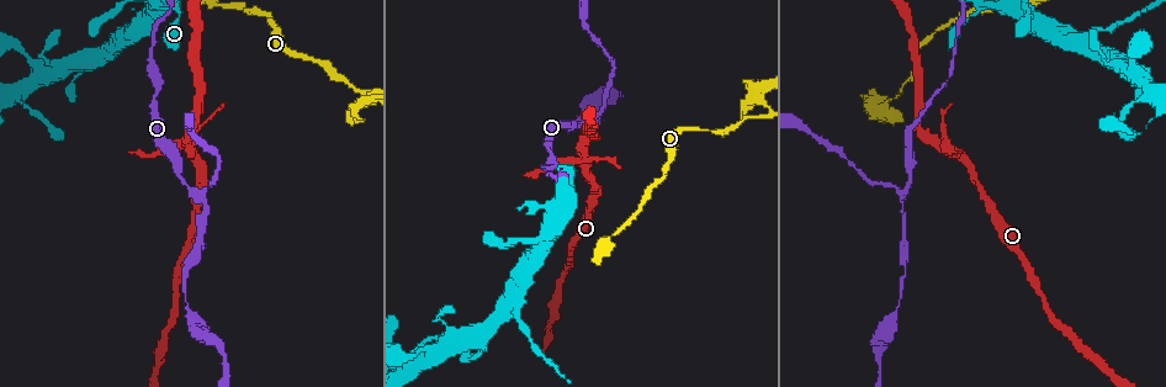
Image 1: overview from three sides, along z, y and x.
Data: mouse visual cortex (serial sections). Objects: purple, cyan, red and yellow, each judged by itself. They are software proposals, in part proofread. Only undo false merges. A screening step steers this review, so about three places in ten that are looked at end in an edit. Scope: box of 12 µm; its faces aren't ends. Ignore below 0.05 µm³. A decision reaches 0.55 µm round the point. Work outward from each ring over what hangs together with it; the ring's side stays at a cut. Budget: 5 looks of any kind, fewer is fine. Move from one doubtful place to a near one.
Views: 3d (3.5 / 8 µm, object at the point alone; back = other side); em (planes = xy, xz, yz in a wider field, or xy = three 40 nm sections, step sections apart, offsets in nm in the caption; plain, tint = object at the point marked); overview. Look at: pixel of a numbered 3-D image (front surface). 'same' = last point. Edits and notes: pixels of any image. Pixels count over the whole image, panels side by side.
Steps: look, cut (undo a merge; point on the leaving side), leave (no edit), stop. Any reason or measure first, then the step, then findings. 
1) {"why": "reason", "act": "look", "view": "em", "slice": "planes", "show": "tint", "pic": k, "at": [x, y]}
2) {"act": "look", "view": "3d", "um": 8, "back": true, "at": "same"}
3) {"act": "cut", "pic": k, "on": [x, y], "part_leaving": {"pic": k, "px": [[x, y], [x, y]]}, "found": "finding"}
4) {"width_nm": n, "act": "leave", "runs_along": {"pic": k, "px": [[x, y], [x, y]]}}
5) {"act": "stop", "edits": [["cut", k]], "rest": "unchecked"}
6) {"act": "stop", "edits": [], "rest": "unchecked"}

{"why": "a fork", "act": "look", "view": "3d", "um": 3.5, "pic": 1, "at": [886, 100]}

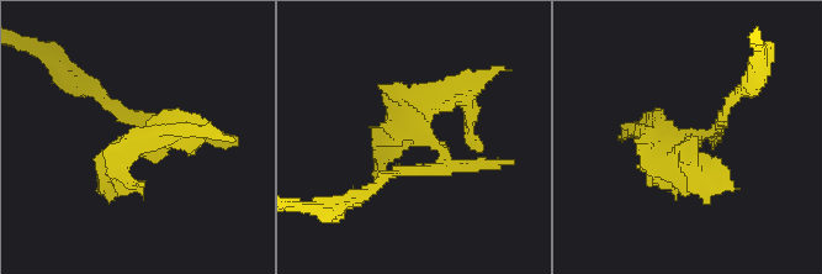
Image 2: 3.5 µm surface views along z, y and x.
{"act": "look", "view": "em", "slice": "xy", "step": 1, "show": "tint", "pic": 2, "at": [411, 135]}

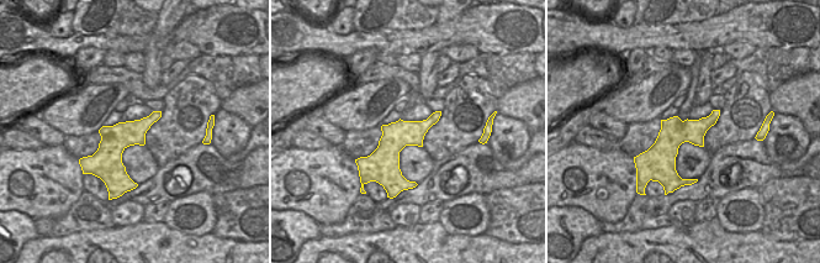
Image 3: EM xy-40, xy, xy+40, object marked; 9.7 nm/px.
{"act": "cut", "pic": 2, "on": [662, 120], "part_leaving": {"pic": 2, "px": [[700, 133], [678, 170], [641, 159]]}, "found": "two cells meet here"}

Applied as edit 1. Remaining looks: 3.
{"act": "look", "view": "overview"}

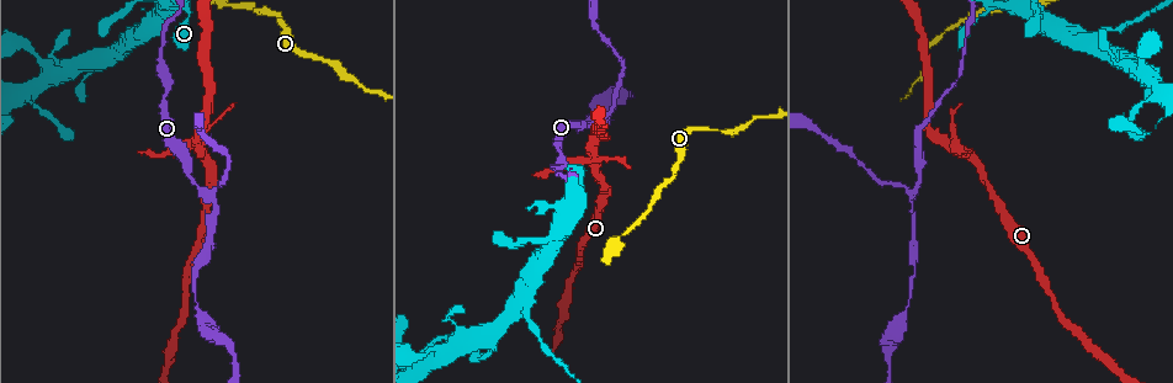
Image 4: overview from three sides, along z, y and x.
{"why": "arms part here", "act": "look", "view": "3d", "um": 3.5, "pic": 4, "at": [528, 304]}

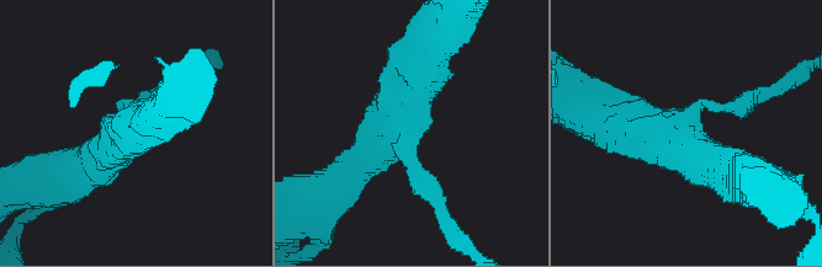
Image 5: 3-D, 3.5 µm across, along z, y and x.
{"arms": 3, "arm_widths_nm": [150, 450, 500], "act": "look", "view": "em", "slice": "xy", "step": 5, "show": "tint", "pic": 5, "at": [682, 119]}

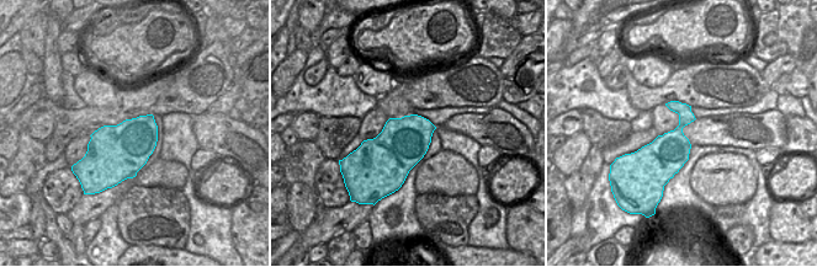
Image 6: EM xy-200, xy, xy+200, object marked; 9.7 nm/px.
{"act": "leave", "runs_along": {"pic": 5, "px": [[429, 43], [394, 118], [350, 169]]}, "found": "continuous, no second cell"}

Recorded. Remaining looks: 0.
{"act": "stop", "edits": [["cut", 2]], "rest": "unchecked"}

